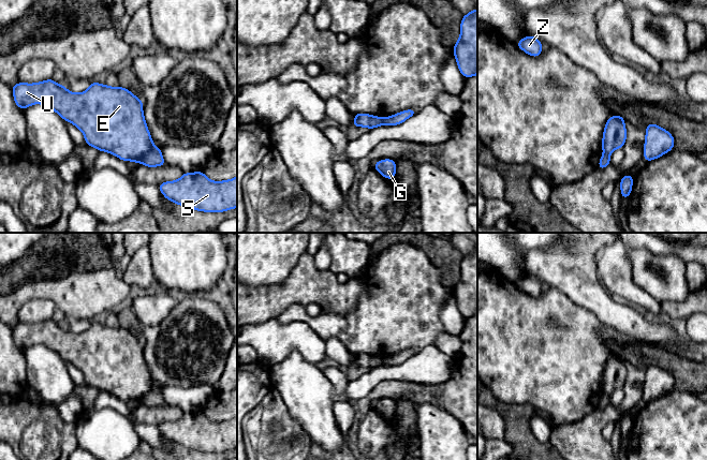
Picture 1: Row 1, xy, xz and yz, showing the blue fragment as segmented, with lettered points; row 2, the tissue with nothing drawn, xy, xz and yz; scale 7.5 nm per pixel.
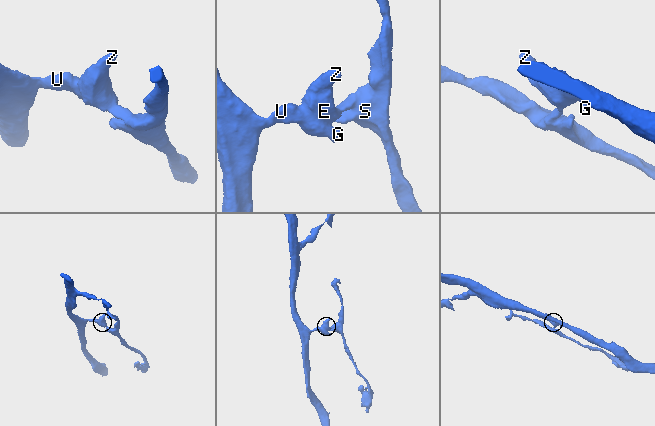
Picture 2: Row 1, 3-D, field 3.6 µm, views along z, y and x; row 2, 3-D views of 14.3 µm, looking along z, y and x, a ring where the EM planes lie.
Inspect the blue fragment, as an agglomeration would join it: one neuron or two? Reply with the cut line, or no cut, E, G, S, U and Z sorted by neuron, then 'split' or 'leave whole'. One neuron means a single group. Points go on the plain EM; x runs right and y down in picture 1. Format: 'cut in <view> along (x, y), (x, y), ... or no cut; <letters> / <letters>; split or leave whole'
cut in xy along (153, 386), (138, 400); E G U Z / S; split

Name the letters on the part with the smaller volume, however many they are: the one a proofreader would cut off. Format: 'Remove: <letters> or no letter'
Remove: S

